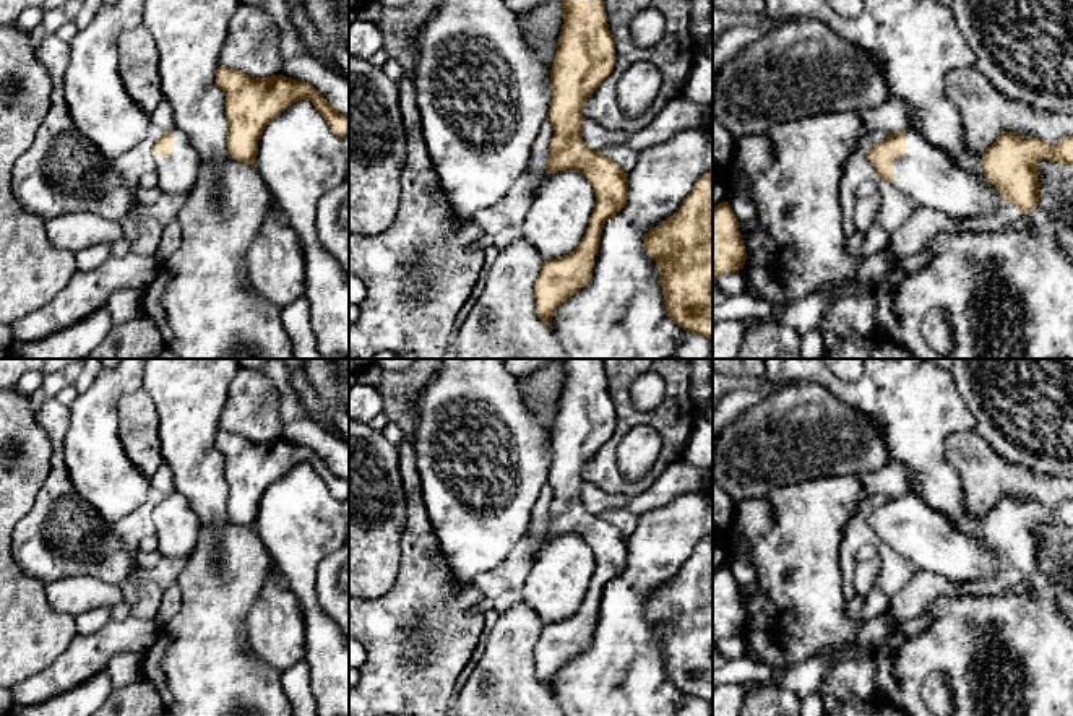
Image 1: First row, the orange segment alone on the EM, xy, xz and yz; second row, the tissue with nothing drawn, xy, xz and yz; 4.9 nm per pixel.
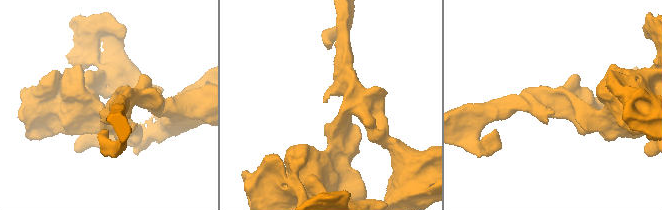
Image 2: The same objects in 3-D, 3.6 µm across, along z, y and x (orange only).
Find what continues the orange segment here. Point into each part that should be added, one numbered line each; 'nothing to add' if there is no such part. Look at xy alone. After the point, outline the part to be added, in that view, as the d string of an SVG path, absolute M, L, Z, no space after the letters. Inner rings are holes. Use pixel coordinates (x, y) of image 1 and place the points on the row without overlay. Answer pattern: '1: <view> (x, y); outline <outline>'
1: xy (177, 536); outline M174 492L172 497L174 516L154 520L157 550L161 555L188 557L198 542L200 520L183 495Z

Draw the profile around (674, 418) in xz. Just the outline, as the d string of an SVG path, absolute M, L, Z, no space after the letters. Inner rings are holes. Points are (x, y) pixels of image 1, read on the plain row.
M604 359L607 388L615 406L614 435L589 458L583 479L605 492L630 497L646 492L674 463L683 459L687 443L698 421L690 401L692 364L682 359ZM646 372L659 373L666 382L661 403L649 411L638 411L630 388ZM635 427L654 427L662 437L654 466L640 479L627 481L617 466L617 450Z

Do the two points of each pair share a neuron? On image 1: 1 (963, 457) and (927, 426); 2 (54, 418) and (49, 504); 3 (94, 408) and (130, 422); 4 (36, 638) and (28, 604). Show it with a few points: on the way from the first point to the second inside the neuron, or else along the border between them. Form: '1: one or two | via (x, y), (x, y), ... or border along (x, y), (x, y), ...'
1: two | border along (973, 429), (945, 440), (960, 478)
2: one | via (57, 439), (57, 483)
3: two | border along (140, 387), (117, 406), (117, 437), (127, 455)
4: one | via (28, 630), (28, 612)

